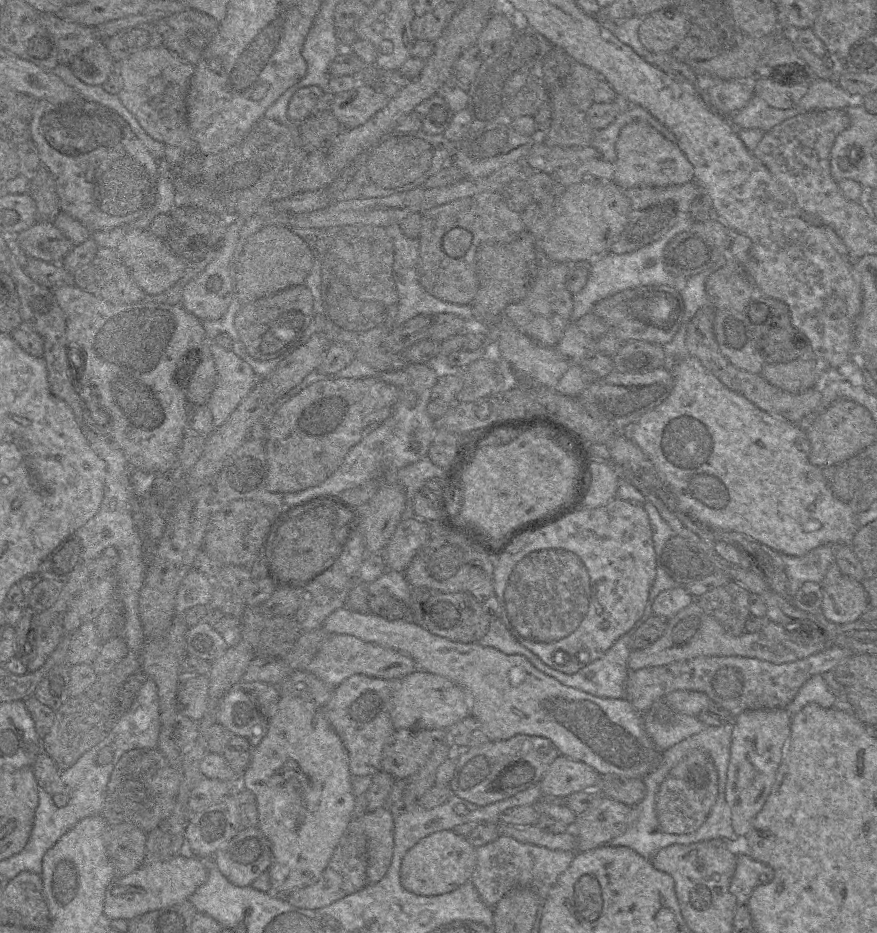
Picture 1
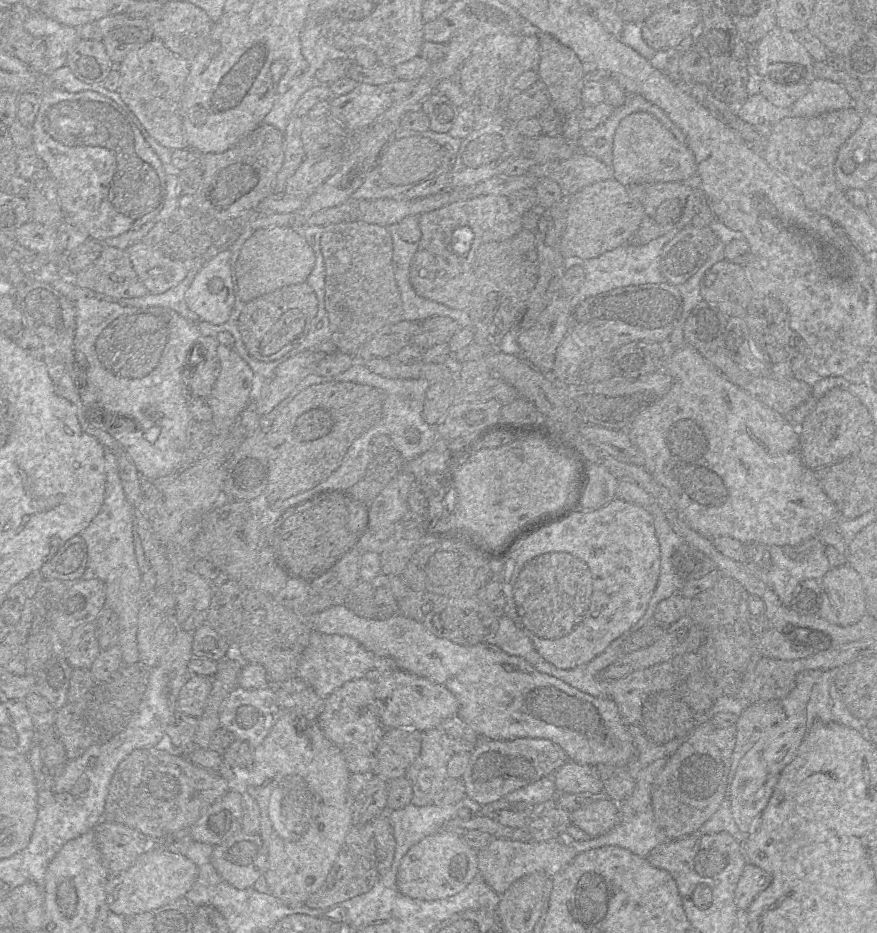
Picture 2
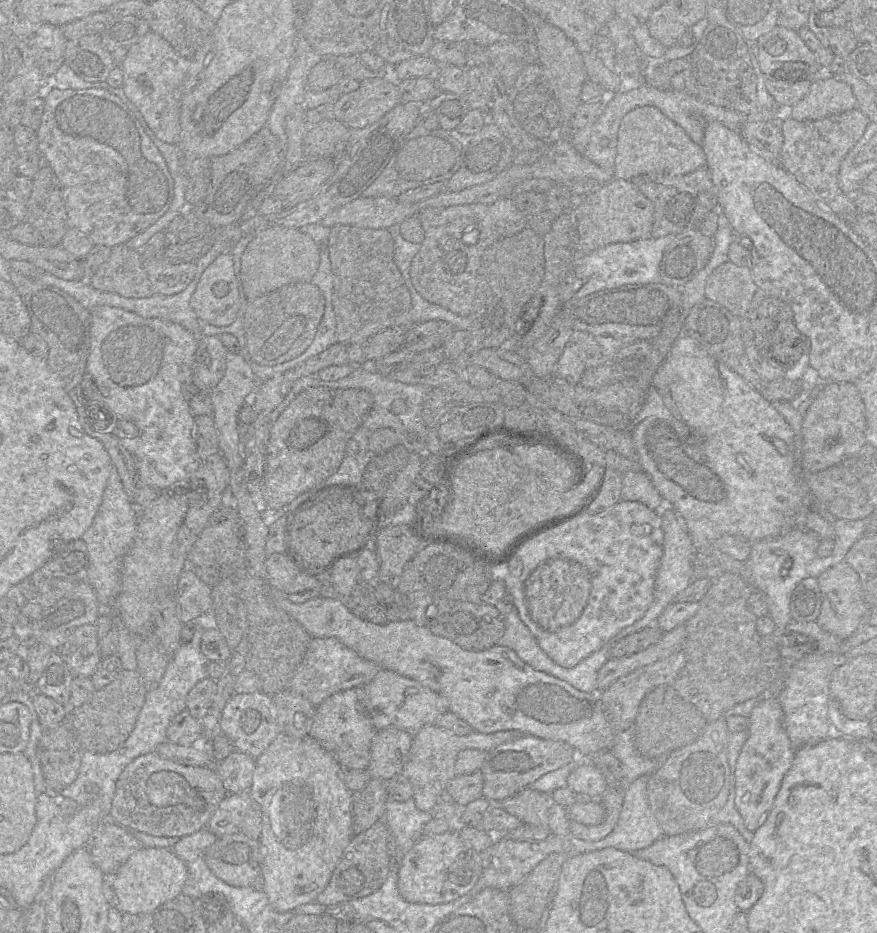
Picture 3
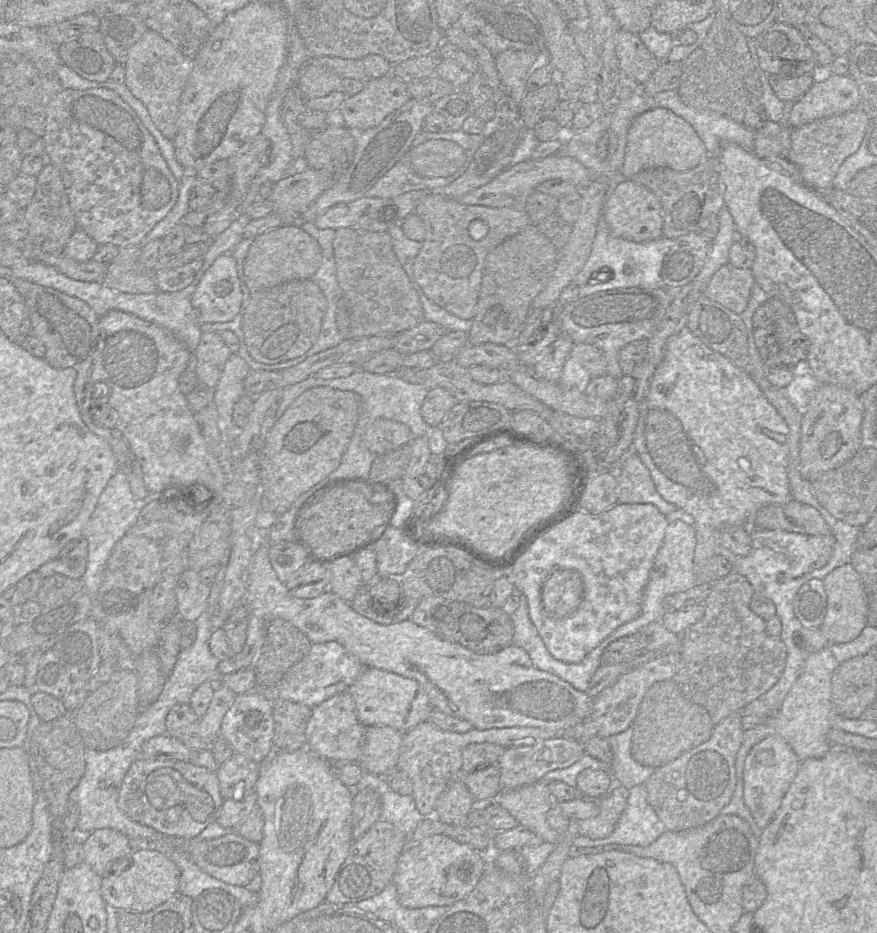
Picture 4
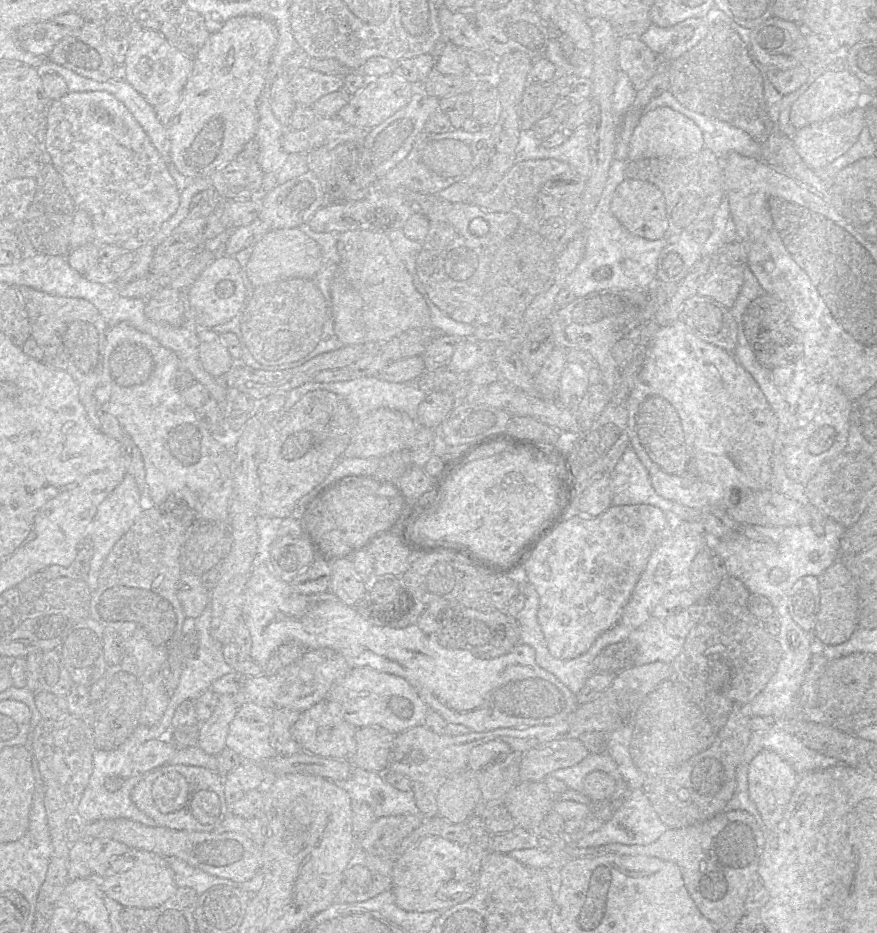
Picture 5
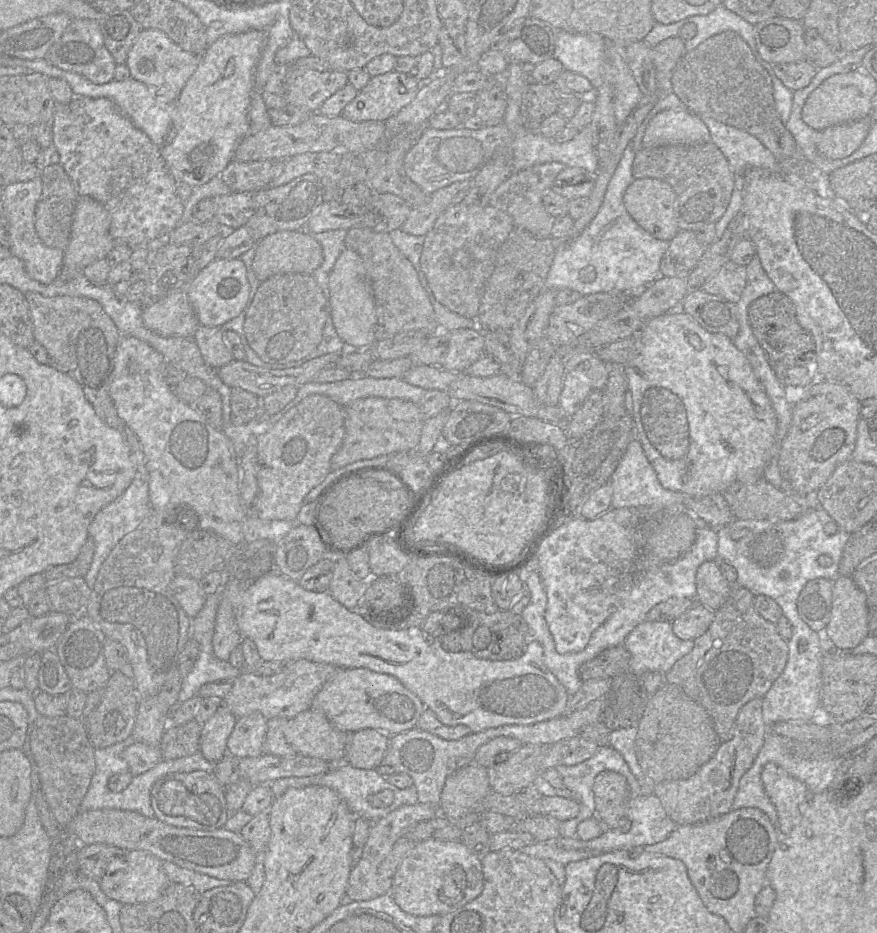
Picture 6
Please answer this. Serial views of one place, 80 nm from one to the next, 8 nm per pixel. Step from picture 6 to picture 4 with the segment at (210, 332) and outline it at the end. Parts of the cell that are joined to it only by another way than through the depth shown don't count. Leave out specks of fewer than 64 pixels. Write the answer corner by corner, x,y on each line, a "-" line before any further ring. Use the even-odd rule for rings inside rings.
203,332
193,354
193,370
199,383
214,389
231,354
218,333

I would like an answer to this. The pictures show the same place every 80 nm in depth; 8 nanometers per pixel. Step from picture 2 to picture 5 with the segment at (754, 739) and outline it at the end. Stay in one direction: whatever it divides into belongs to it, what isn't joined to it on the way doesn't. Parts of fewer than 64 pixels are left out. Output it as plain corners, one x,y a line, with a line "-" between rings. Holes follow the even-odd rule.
760,751
750,762
748,771
749,796
759,811
766,831
775,830
782,820
800,775
779,755

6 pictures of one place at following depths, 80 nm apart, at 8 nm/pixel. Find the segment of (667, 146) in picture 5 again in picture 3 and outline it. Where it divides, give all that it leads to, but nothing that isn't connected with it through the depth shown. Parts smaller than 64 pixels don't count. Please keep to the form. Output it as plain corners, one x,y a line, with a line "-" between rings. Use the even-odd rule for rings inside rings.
643,106
629,112
621,121
614,178
630,181
637,176
678,176
706,165
705,153
678,124
658,108

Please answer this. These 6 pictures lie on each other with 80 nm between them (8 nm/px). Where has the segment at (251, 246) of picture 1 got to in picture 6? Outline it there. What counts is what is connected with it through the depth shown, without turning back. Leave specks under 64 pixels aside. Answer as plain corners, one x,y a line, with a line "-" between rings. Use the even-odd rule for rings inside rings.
282,230
270,234
257,242
252,269
262,282
271,276
282,273
300,273
312,275
323,261
321,245
310,235
300,230

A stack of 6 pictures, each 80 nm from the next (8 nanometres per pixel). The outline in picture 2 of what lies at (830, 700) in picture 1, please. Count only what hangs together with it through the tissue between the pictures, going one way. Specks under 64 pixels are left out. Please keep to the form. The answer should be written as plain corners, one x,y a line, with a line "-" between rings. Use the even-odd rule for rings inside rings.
806,670
798,676
793,690
781,700
792,724
806,724
808,729
814,721
832,722
830,684
830,670

